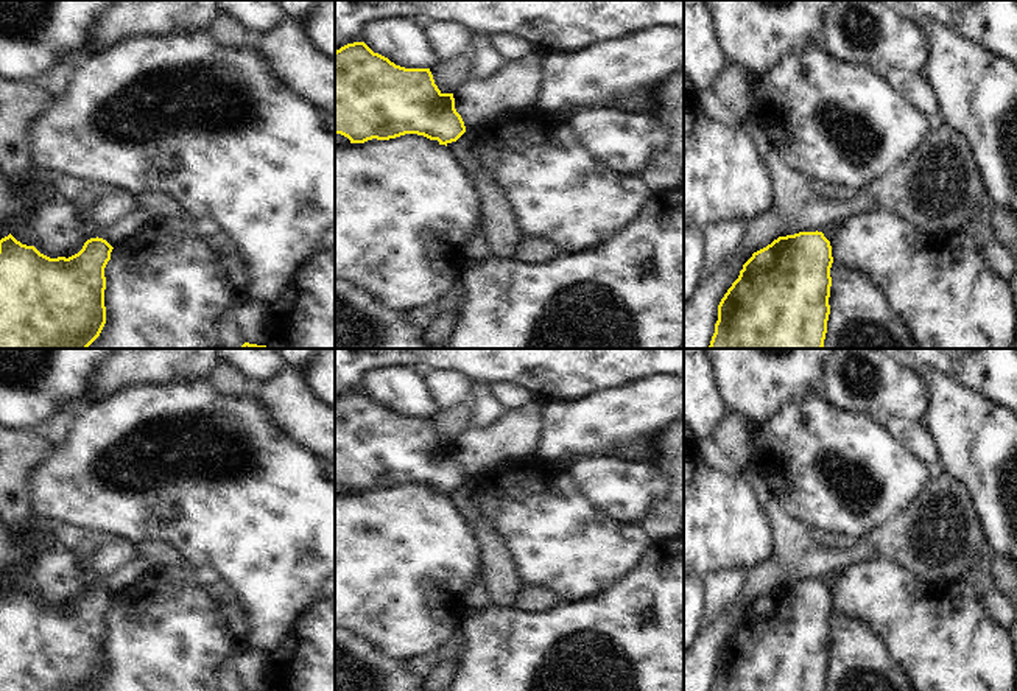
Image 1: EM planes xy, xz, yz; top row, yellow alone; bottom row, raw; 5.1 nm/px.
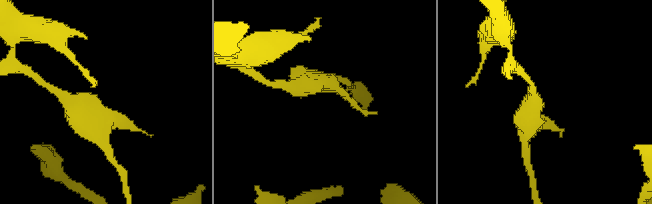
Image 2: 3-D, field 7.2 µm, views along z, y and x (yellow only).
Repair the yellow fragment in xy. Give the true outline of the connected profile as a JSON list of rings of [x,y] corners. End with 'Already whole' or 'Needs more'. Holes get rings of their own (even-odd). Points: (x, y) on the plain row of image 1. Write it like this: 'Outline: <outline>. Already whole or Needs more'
Outline: [[[11,582],[0,588],[0,691],[93,691],[104,672],[104,616],[112,595],[103,587],[90,587],[83,598],[65,607],[50,607],[34,595],[17,590]]]. Already whole.

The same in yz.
Outline: [[[818,579],[779,585],[754,601],[718,654],[710,691],[824,691],[832,612],[830,590]]]. Already whole.

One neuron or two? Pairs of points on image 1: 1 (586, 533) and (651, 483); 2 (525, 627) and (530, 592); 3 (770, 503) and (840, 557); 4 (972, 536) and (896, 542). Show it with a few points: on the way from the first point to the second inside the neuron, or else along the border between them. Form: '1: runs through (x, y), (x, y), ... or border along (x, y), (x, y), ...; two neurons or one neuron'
1: border along (580, 492), (603, 515), (639, 525); two neurons
2: border along (559, 599), (539, 612), (524, 612), (514, 607); two neurons
3: runs through (781, 522), (816, 557), (821, 557); one neuron
4: runs through (953, 536), (936, 536), (914, 542); one neuron

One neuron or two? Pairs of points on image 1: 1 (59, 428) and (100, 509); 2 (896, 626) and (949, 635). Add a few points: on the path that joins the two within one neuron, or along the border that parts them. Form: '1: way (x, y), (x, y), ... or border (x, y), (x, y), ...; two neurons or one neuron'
1: border (86, 406), (77, 414), (67, 438), (52, 450); two neurons
2: way (908, 626), (924, 626), (936, 632); one neuron

